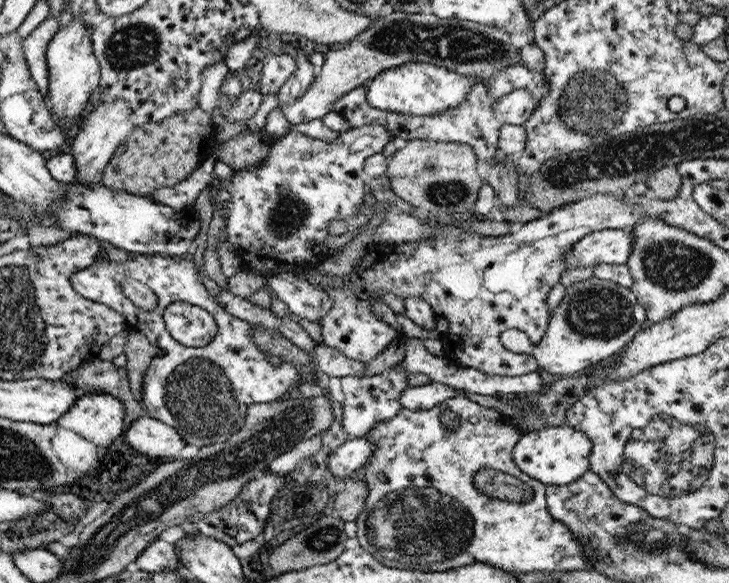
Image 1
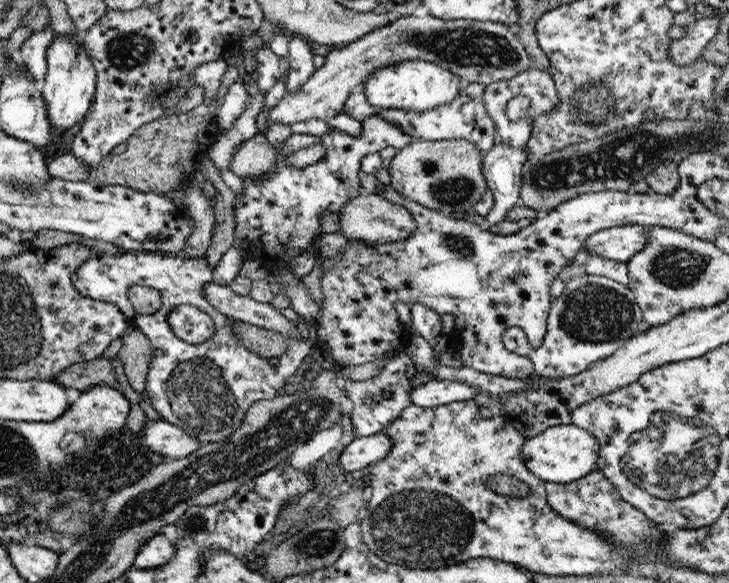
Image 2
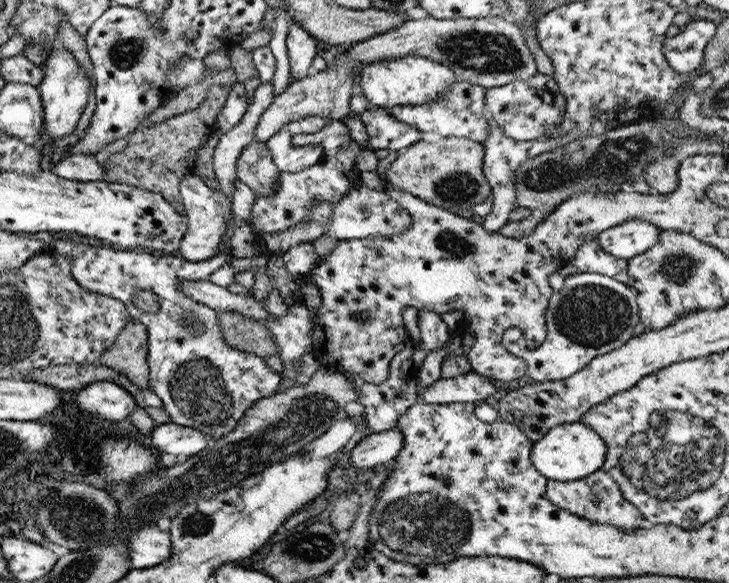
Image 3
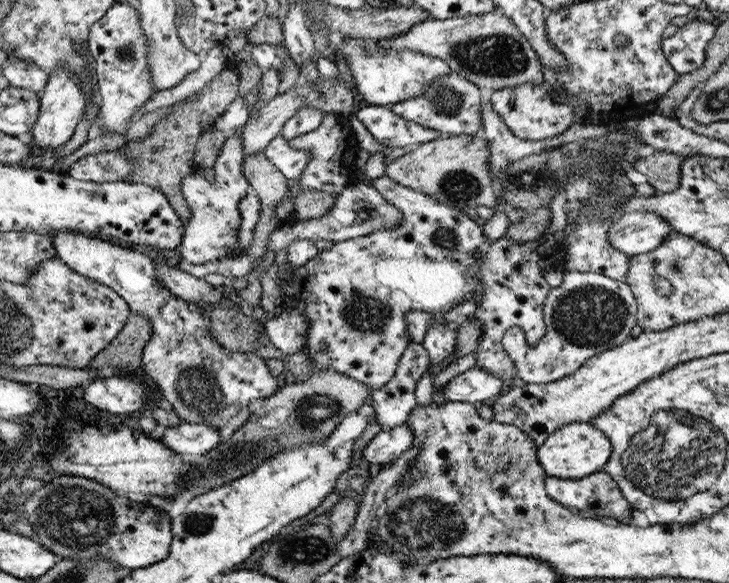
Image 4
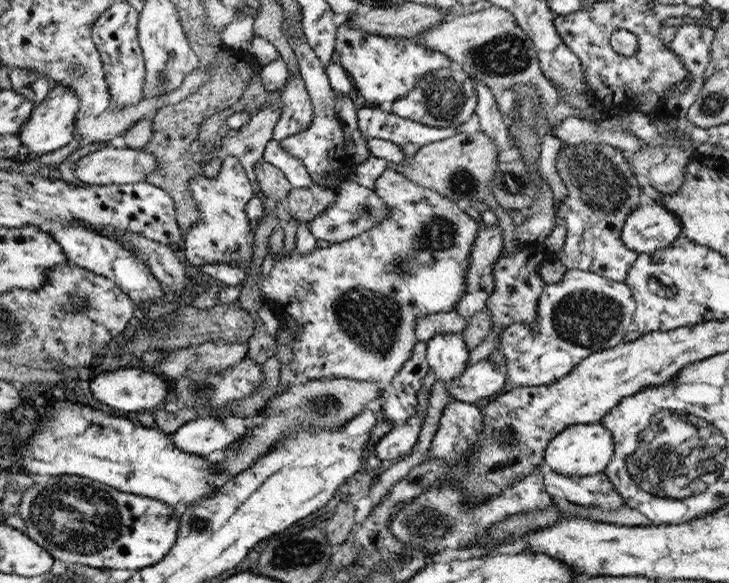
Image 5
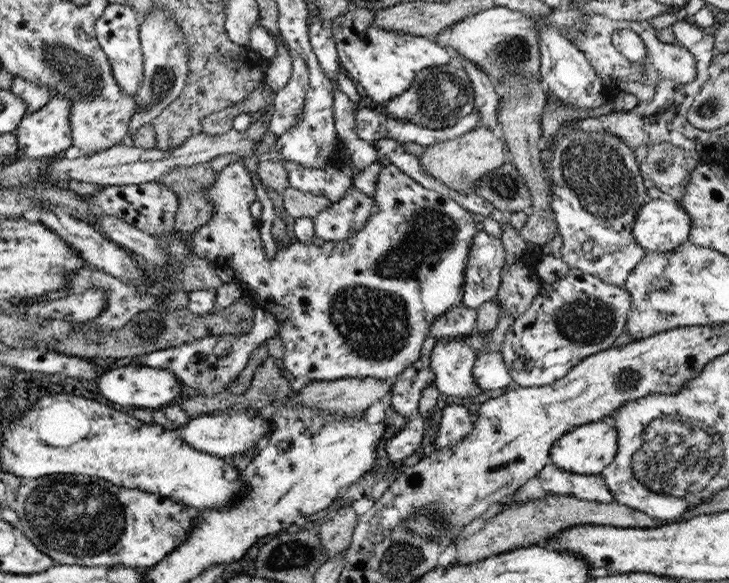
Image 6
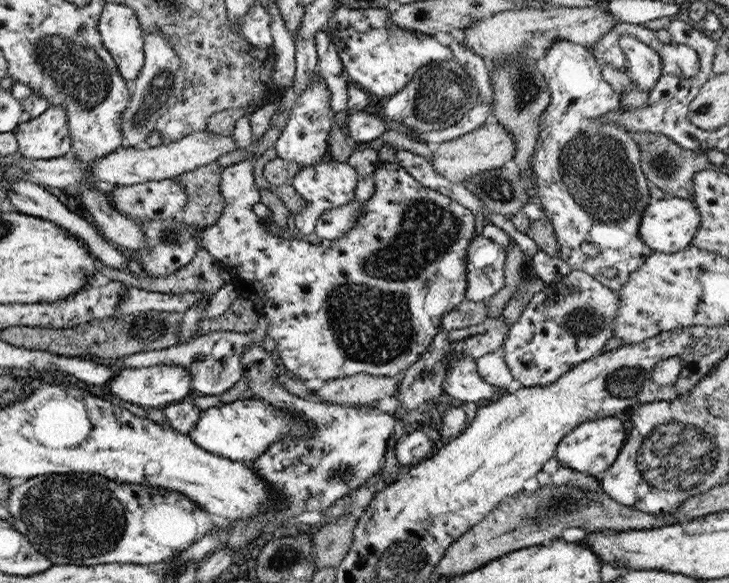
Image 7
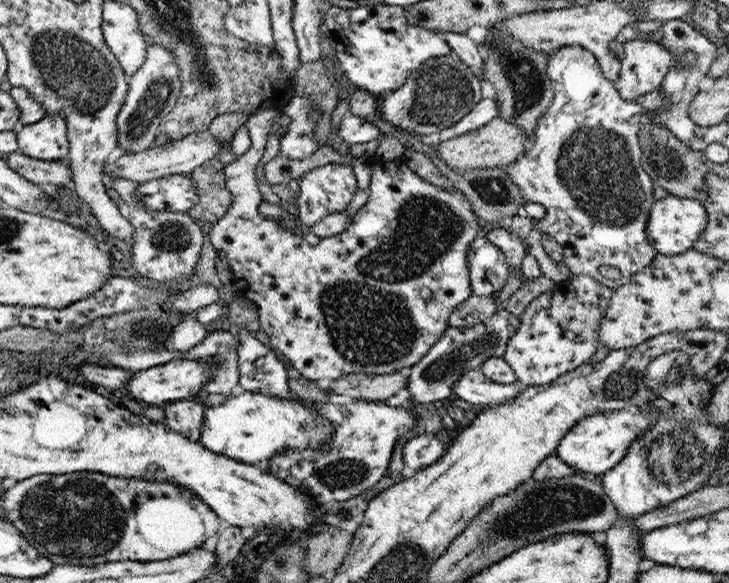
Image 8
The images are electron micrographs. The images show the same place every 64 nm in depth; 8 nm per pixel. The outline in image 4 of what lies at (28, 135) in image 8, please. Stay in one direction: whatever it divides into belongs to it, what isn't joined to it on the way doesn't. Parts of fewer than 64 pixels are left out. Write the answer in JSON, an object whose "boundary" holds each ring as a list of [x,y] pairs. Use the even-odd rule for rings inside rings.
{"boundary":[[[60,66],[49,75],[45,89],[39,94],[39,109],[34,125],[28,131],[33,148],[47,150],[57,148],[71,138],[75,126],[82,117],[84,95],[80,92],[77,82]]]}

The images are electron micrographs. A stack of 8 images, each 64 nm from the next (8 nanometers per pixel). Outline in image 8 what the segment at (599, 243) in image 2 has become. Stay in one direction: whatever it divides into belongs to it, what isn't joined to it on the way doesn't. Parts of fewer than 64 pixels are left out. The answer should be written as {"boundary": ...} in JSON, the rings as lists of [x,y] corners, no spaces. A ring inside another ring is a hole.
{"boundary":[[[668,195],[663,200],[656,200],[649,209],[645,233],[647,233],[649,245],[659,254],[675,256],[692,248],[697,236],[705,228],[705,222],[705,208],[700,201]]]}

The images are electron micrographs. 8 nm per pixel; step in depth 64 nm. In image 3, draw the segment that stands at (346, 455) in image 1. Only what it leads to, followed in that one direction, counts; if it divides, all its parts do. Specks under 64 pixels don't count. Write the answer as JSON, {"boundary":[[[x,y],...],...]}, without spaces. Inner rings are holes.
{"boundary":[[[397,427],[371,433],[350,450],[349,460],[356,468],[378,468],[389,463],[403,444],[401,431]]]}

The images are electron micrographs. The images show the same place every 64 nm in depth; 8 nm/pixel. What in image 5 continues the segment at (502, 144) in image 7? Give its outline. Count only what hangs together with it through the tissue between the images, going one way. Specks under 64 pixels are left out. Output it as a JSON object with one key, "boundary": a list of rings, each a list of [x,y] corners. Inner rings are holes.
{"boundary":[[[478,131],[473,134],[458,133],[450,138],[426,144],[419,147],[414,154],[405,156],[401,164],[388,163],[386,167],[395,169],[414,184],[433,190],[462,208],[479,200],[495,212],[501,208],[491,198],[488,182],[499,163],[493,141]]]}

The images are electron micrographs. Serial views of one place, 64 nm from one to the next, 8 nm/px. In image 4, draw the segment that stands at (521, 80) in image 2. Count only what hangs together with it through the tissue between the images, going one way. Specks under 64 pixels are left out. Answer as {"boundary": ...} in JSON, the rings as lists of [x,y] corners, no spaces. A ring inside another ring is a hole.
{"boundary":[[[546,82],[541,85],[514,85],[494,91],[489,96],[491,109],[516,138],[524,141],[539,141],[559,137],[565,133],[573,124],[573,116],[571,107],[564,101],[564,98],[555,93]]]}

